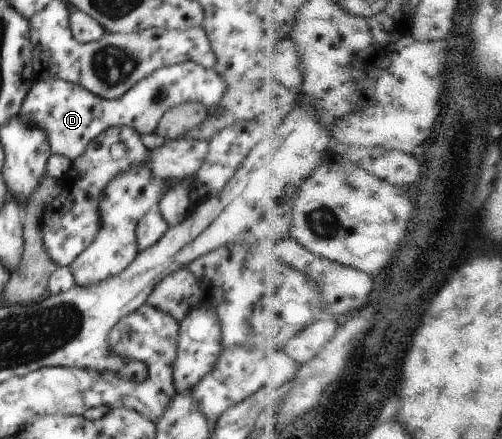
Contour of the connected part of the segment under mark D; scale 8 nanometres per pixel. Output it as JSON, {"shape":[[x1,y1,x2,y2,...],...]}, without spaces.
{"shape":[[182,62,159,70,138,80,121,98,104,99,90,93,82,86,64,80,44,80,36,82,18,112,20,120,28,120,34,128,40,128,48,134,51,154,61,154,68,160,74,160,84,154,86,146,99,137,107,128,130,126,138,134,153,134,160,118,168,110,184,102,200,102,210,114,220,114,226,90,224,78,215,69,204,68,196,62]]}

